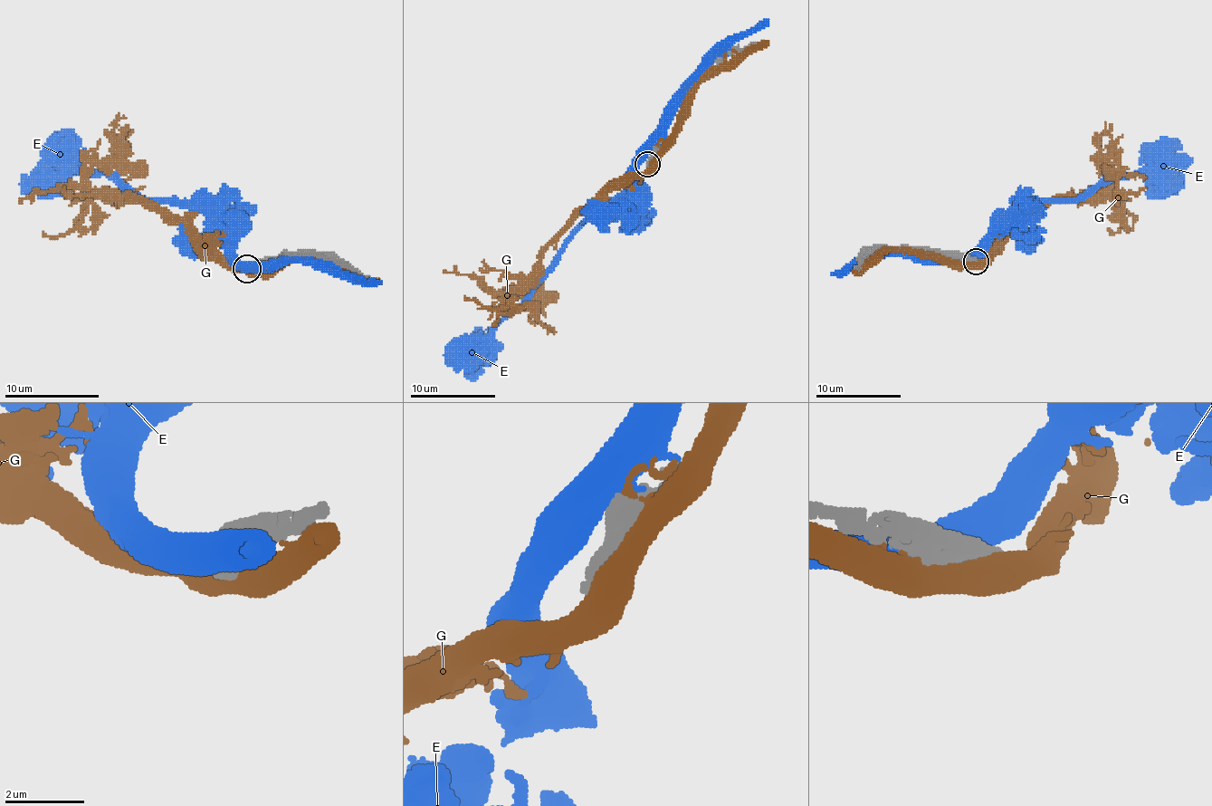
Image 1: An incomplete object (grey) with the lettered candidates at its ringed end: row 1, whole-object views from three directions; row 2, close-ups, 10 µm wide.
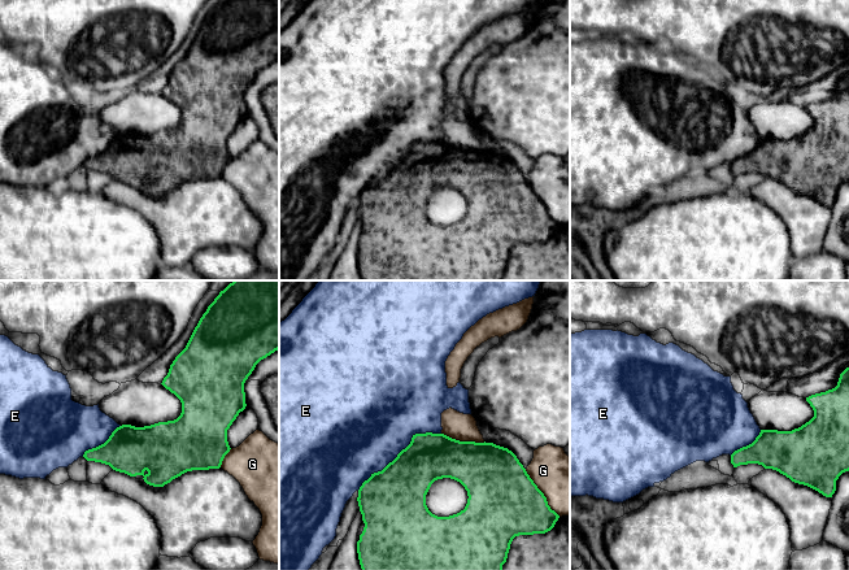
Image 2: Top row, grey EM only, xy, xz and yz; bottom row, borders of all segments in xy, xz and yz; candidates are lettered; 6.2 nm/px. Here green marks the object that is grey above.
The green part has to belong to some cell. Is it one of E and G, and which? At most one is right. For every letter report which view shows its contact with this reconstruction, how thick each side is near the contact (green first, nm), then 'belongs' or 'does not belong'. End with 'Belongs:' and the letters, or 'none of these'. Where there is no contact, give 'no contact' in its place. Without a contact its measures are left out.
E: contact in xz; calibres 360 and 500 nm; does not belong
G: contact in xz; calibres 440 and 340 nm; does not belong
Belongs: none of these

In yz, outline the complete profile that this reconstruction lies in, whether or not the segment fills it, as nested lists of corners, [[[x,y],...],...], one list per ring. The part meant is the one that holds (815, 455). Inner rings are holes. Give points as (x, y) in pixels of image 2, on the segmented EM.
[[[849,367],[835,388],[806,401],[814,410],[809,422],[792,431],[761,430],[752,444],[731,454],[731,464],[758,464],[832,497],[836,480],[849,471]]]

